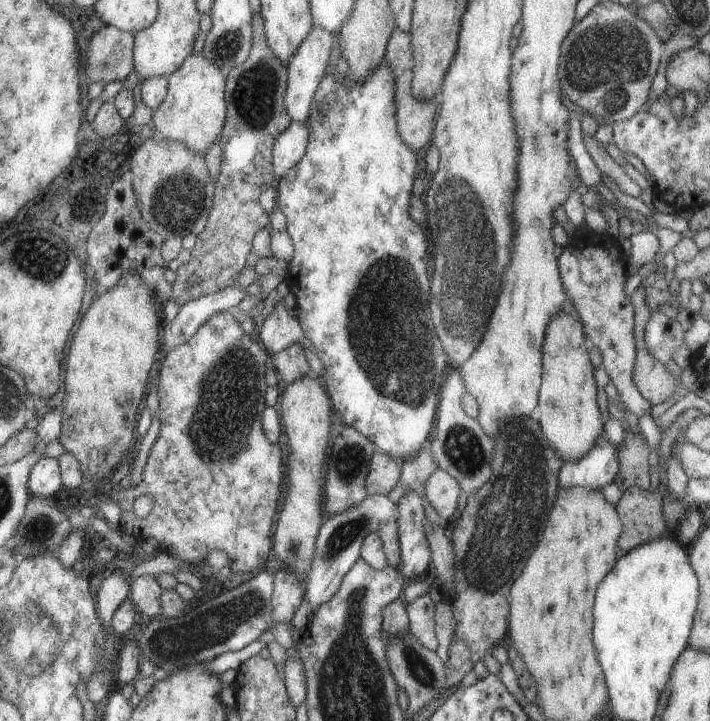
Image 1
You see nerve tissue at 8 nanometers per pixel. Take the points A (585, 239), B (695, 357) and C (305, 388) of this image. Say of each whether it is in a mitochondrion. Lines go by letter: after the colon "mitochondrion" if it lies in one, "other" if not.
A: other
B: other
C: other

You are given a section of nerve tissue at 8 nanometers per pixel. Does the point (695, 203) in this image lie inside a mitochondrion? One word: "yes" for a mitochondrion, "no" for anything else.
no

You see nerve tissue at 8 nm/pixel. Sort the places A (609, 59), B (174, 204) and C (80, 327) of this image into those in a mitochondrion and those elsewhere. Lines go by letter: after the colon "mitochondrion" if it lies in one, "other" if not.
A: mitochondrion
B: mitochondrion
C: other

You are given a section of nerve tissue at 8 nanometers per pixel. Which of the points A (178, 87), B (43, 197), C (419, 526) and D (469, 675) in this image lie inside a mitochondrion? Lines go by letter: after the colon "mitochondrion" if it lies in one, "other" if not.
A: other
B: other
C: other
D: other

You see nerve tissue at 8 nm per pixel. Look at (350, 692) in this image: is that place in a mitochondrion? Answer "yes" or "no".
yes

